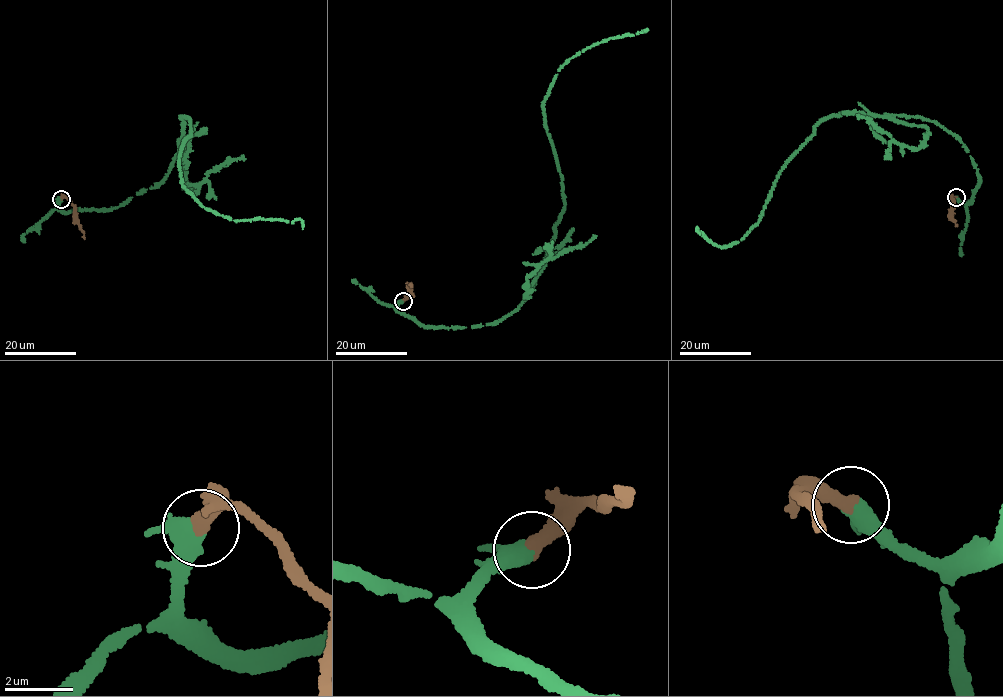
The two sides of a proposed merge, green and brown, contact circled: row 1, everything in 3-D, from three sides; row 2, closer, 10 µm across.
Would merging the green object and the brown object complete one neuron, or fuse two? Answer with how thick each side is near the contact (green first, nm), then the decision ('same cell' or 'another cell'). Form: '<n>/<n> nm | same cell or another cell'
460/440 nm | same cell

